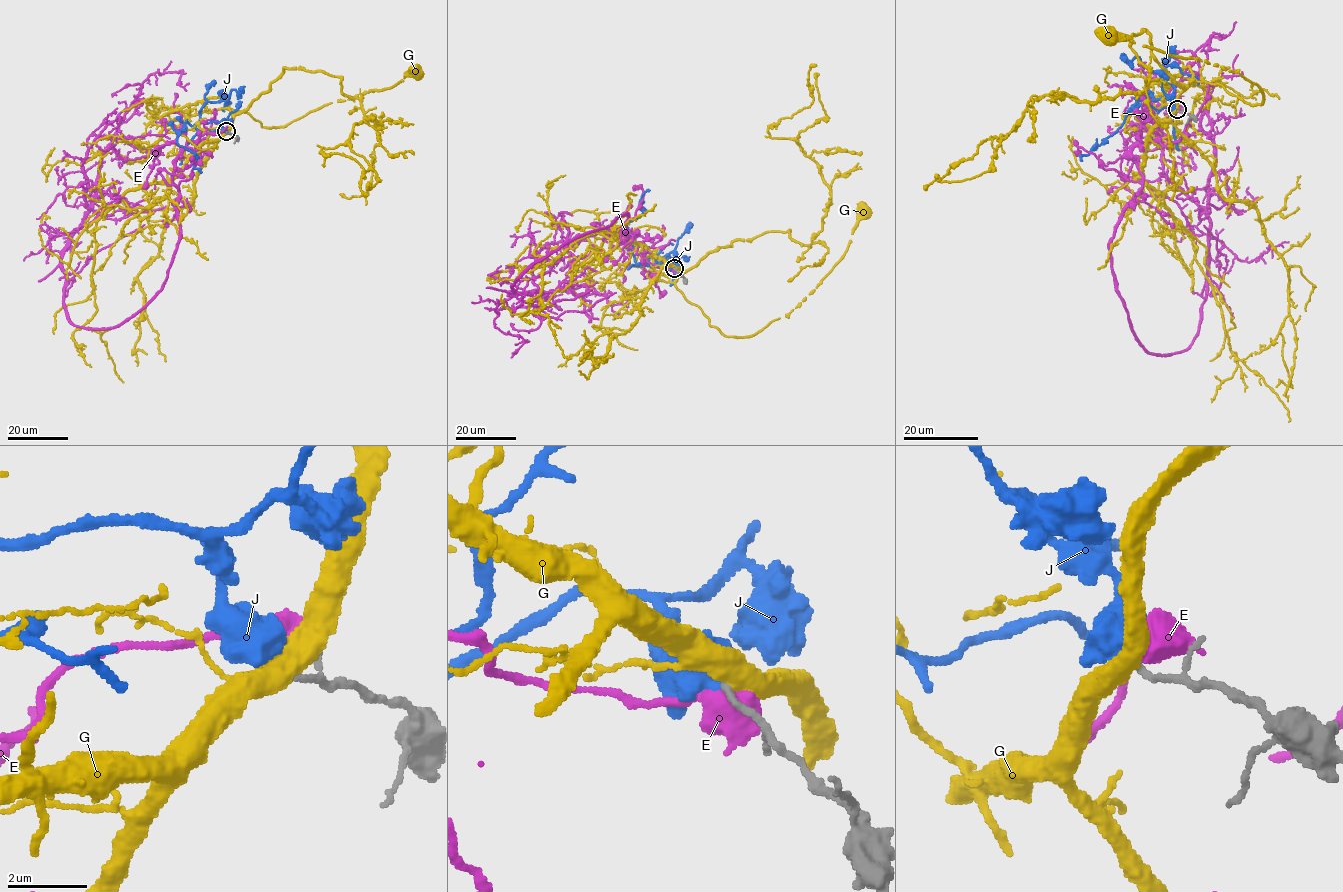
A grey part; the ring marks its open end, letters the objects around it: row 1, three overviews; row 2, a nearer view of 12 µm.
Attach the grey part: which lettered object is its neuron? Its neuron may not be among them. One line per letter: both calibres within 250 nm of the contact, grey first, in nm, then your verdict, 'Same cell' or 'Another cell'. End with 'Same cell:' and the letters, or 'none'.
E: Thickness 190 nm (grey) against 550 nm. Another cell
G: Thickness 200 nm (grey) against 500 nm. Another cell
J: Thickness 180 nm (grey) against 600 nm. Another cell
Same cell: none

